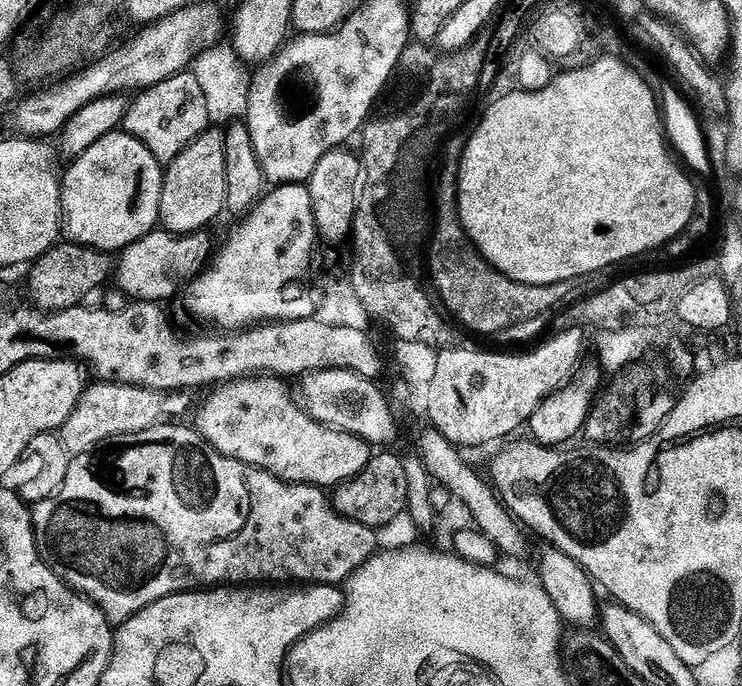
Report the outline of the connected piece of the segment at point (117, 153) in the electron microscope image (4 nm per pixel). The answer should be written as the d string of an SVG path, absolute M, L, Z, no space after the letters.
M117 130L106 134L106 138L98 138L98 142L94 142L86 154L67 166L68 173L62 176L60 197L64 211L62 228L71 243L105 254L119 254L134 242L150 235L160 224L165 169L156 161L154 154L150 154L150 150L146 150L146 146L142 146L142 142L138 142L138 138L129 132Z

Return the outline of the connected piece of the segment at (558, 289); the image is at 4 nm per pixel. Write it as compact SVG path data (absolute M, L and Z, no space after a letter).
M452 182L445 196L435 197L436 233L432 236L432 245L428 244L426 248L428 272L432 275L432 284L441 302L448 307L447 315L457 325L460 323L462 327L480 336L493 336L496 340L509 340L512 344L534 339L547 326L548 312L554 311L567 298L569 285L549 284L547 288L539 288L520 284L493 268L481 256L460 223L460 204L455 199L459 195L459 183Z

